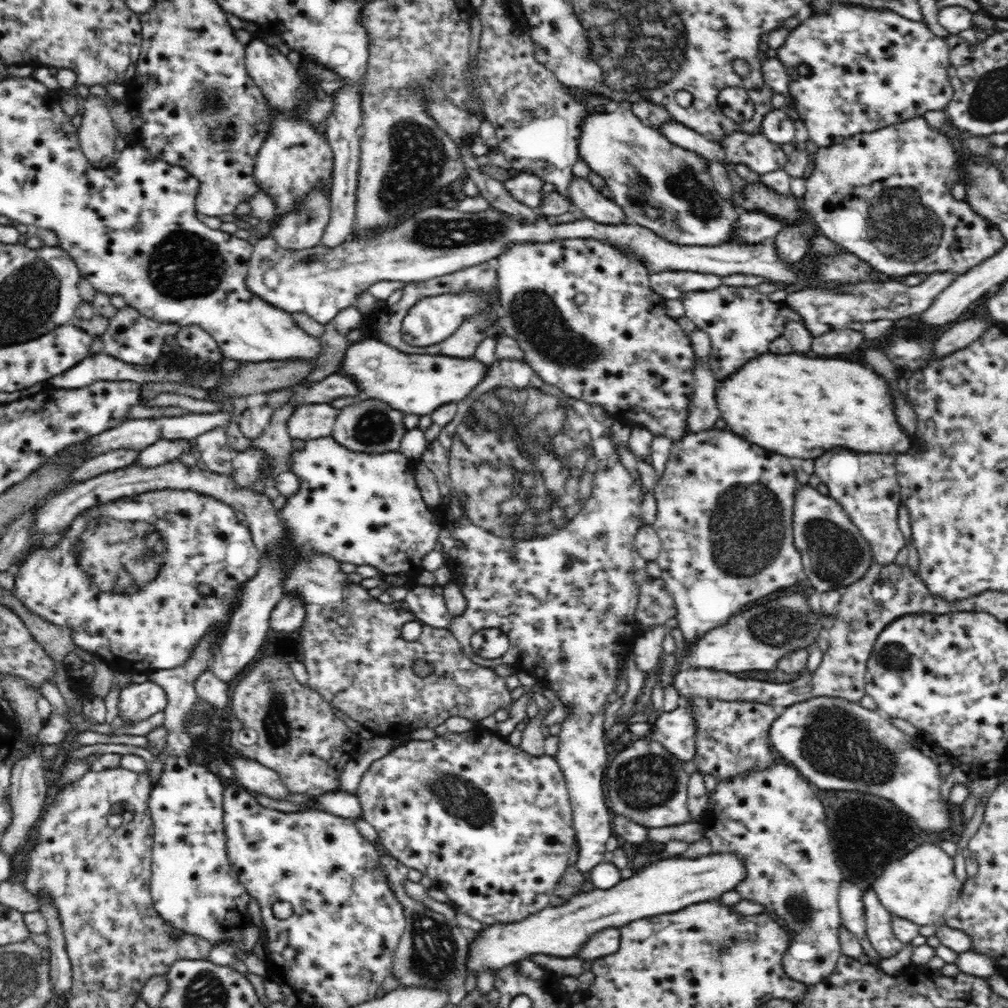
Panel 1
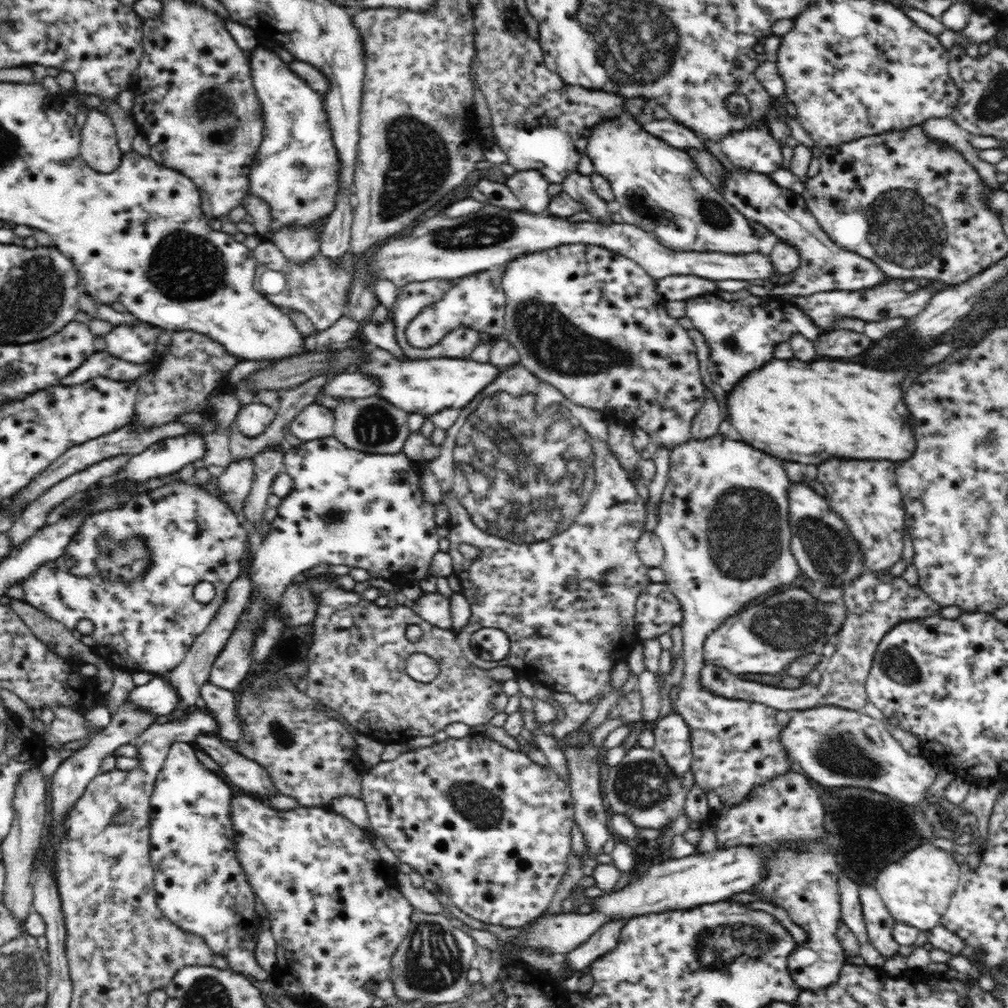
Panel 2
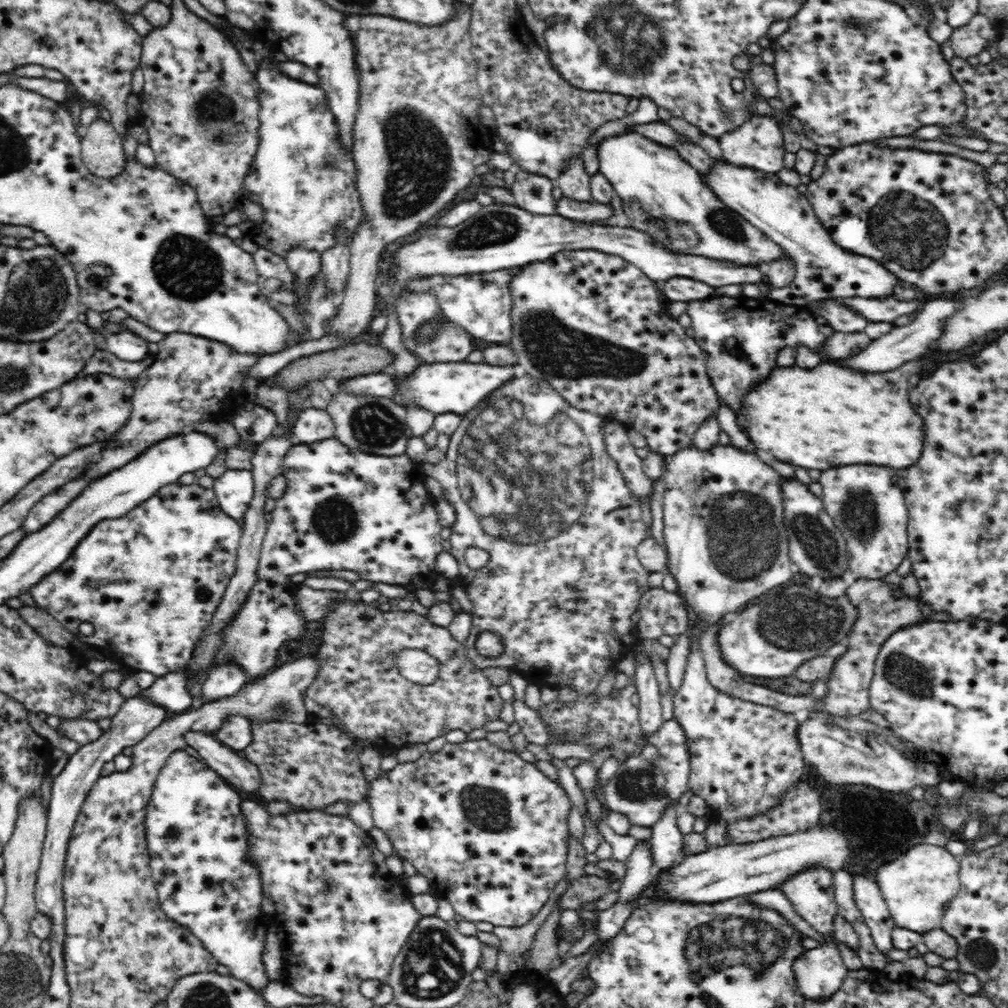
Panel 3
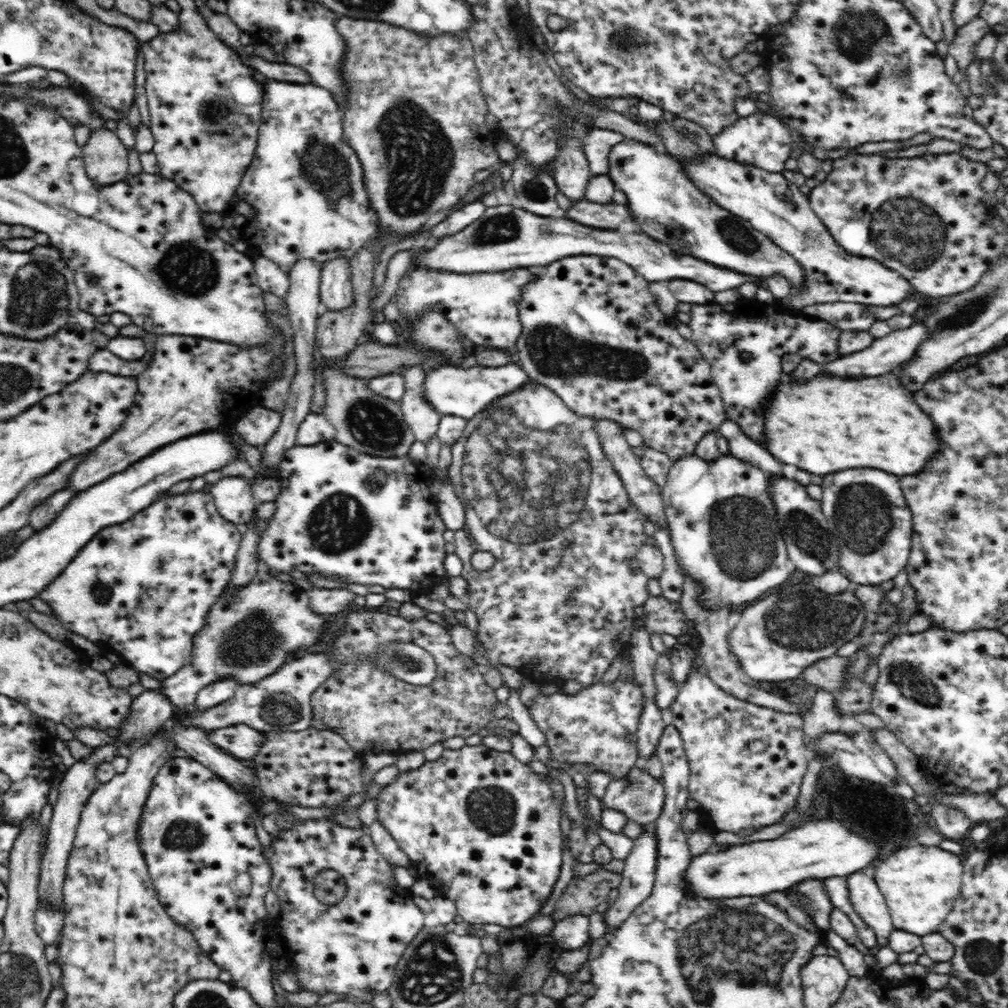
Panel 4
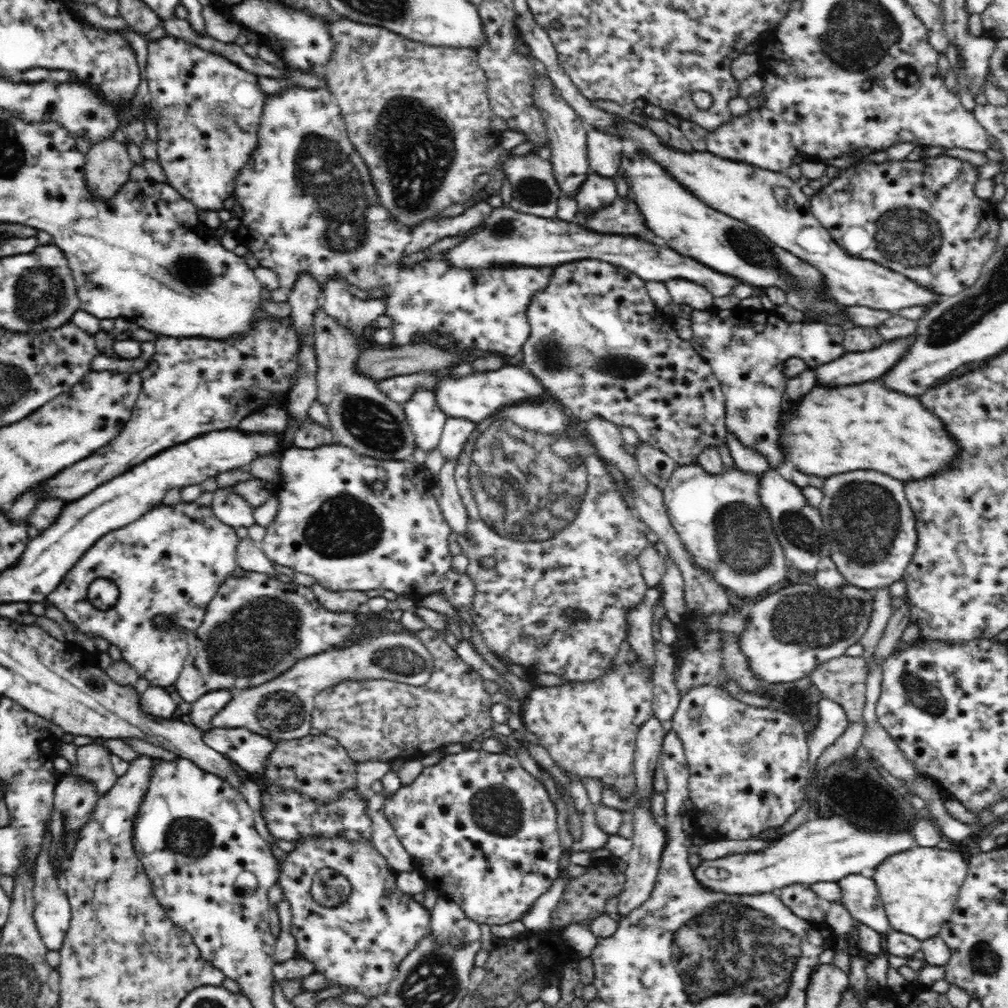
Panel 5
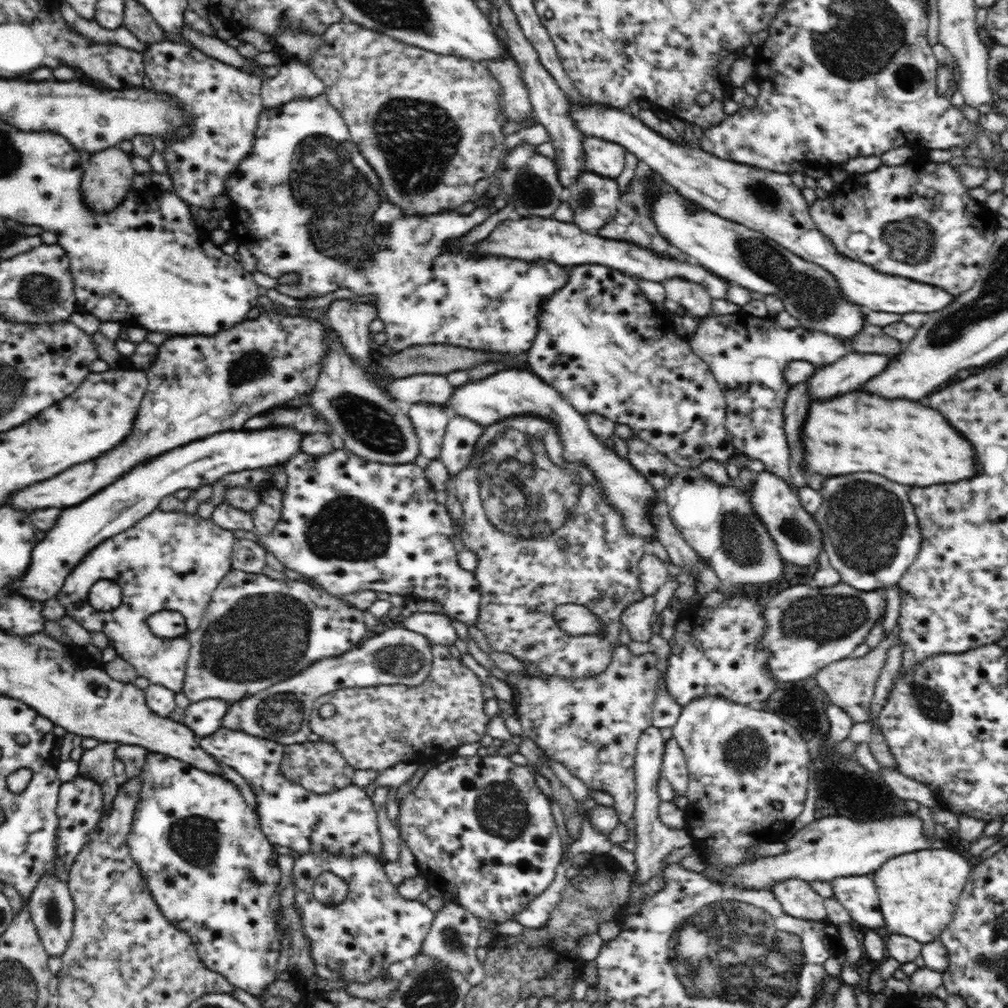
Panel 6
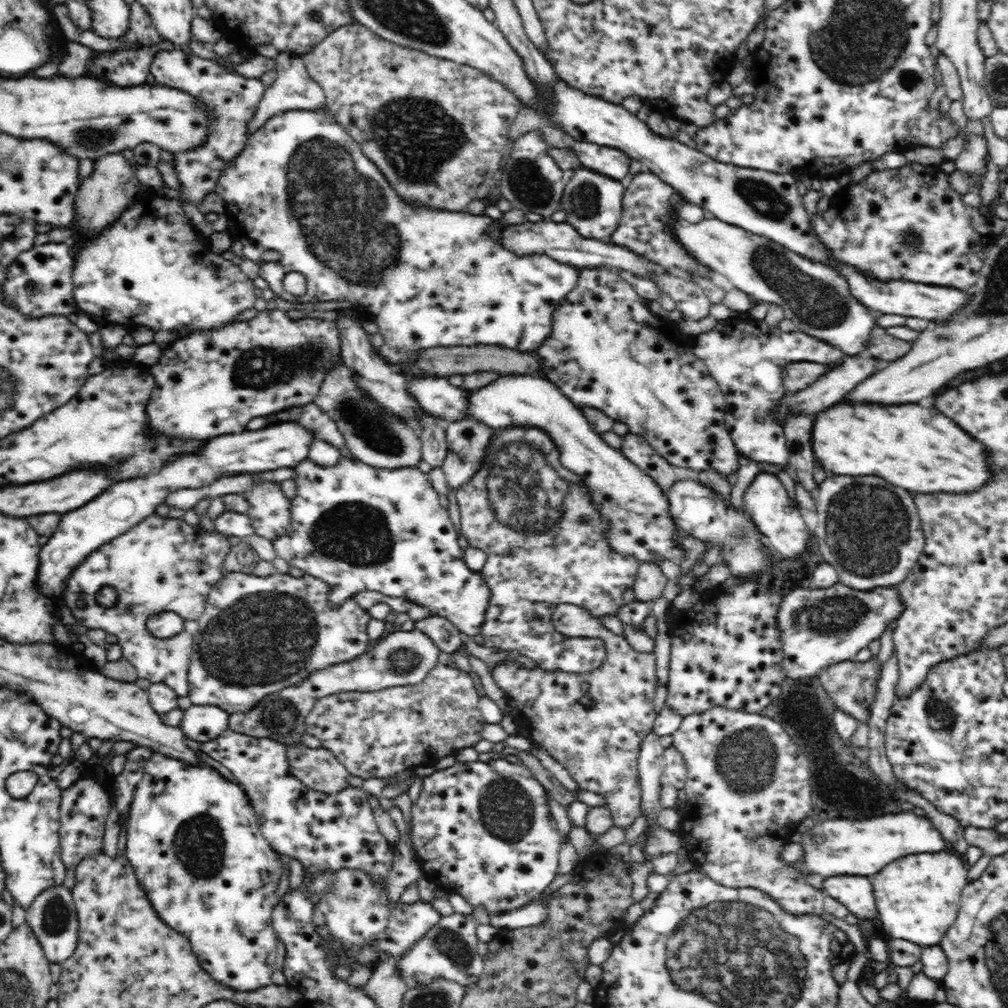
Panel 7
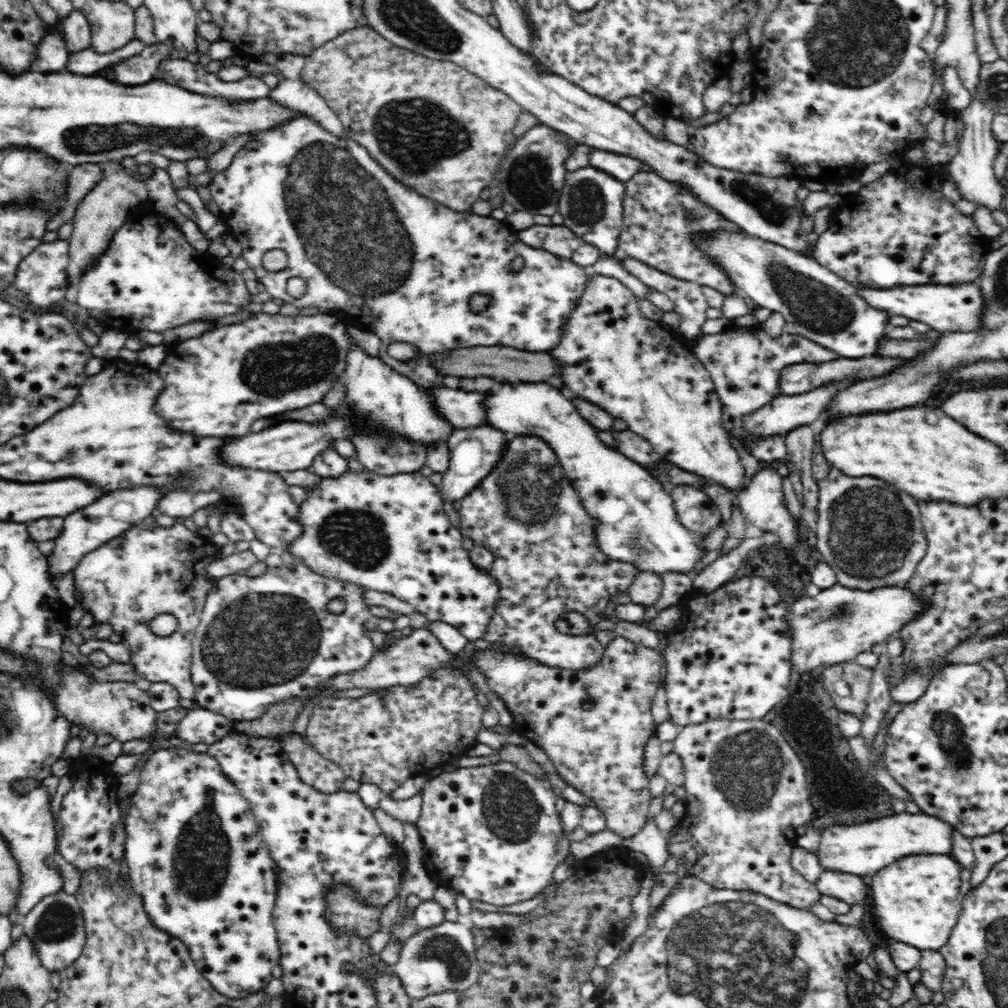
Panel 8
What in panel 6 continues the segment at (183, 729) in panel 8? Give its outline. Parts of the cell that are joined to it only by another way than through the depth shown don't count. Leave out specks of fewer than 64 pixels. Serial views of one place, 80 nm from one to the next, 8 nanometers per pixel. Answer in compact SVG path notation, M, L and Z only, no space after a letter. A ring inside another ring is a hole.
M206 699L191 703L182 711L182 719L190 730L193 730L196 738L205 738L222 728L222 721L228 711L226 700Z

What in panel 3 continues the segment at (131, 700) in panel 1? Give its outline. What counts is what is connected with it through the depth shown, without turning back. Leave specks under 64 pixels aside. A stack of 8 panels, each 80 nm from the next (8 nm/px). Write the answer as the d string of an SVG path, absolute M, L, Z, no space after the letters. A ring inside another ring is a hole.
M184 668L158 677L140 696L162 706L167 712L183 713L192 709L193 695L190 694L189 678Z

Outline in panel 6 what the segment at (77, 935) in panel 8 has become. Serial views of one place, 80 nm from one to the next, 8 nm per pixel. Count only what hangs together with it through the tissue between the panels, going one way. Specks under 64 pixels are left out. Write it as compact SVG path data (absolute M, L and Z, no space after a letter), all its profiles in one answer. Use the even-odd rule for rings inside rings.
M45 875L38 880L38 886L28 899L27 910L40 935L46 953L50 957L62 957L72 940L74 926L74 903L68 890L68 883L60 881L55 875Z

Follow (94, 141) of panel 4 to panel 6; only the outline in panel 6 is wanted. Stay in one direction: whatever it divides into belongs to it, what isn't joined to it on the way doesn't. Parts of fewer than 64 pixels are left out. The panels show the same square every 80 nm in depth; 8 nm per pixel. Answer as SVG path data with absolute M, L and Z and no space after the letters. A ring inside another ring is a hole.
M114 146L114 148L94 152L90 156L90 166L83 172L83 179L81 180L84 205L94 215L112 213L126 199L128 190L133 188L134 175L130 154L122 151L119 147Z

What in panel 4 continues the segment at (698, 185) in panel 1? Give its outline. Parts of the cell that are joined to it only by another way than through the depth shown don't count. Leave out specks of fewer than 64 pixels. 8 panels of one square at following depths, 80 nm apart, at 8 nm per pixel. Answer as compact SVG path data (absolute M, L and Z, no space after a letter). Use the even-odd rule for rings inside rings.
M638 141L637 143L616 144L608 154L608 176L628 198L627 207L633 215L634 224L639 226L643 233L668 245L674 252L692 256L694 259L714 264L720 268L738 272L742 275L756 277L757 283L771 277L784 277L791 282L794 289L800 290L805 272L793 256L772 243L762 232L756 231L747 220L734 216L712 201L684 174L679 159L670 153L658 153L652 145Z

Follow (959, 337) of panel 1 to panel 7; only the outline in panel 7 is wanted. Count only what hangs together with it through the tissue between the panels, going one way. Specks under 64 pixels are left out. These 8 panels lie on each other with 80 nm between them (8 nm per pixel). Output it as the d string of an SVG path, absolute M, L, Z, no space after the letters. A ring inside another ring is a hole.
M838 404L816 418L814 426L814 456L829 474L838 476L880 476L890 484L906 488L910 492L932 494L932 492L952 492L970 494L978 492L980 486L990 483L995 476L988 470L986 448L978 444L968 432L962 432L948 416L936 408L922 408L918 404L900 406L878 406L878 404Z

